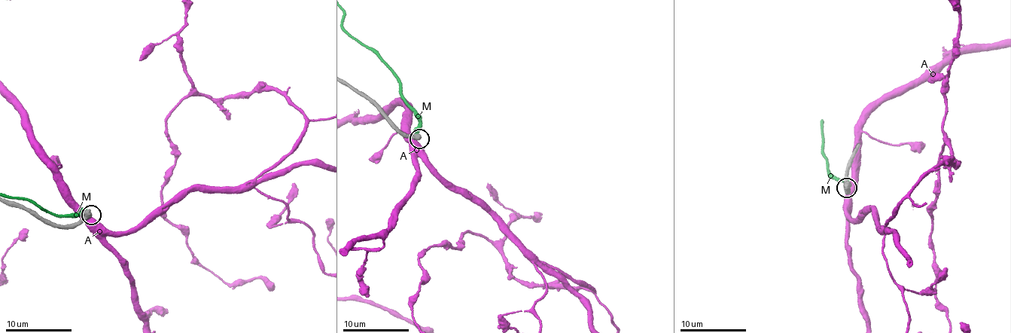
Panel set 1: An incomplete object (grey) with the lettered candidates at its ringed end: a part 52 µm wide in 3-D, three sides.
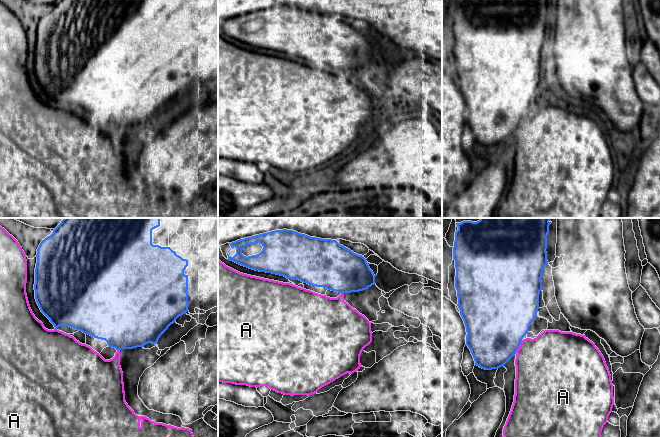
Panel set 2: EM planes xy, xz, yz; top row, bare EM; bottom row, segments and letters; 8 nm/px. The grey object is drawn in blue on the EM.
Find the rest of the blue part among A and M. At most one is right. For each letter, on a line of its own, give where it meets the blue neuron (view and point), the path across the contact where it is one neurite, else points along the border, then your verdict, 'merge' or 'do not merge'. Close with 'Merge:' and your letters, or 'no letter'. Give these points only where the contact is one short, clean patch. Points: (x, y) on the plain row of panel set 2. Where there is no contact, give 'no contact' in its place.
A: yz (519, 121) | do not merge
M: no contact | do not merge
Merge: no letter

